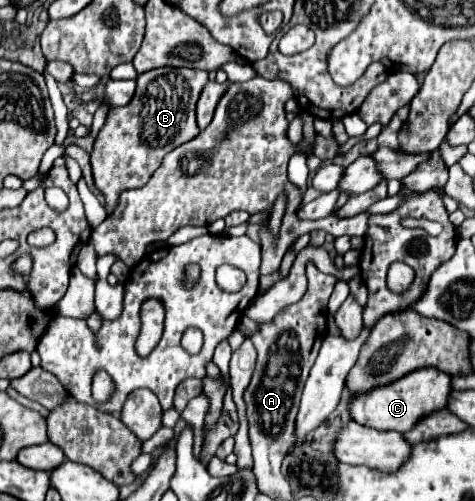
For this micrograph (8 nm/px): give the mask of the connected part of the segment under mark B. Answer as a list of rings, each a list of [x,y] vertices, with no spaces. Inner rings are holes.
[[[162,67],[138,75],[136,81],[138,87],[132,101],[124,107],[110,109],[90,155],[96,187],[106,195],[106,211],[114,209],[120,191],[144,187],[166,153],[200,133],[196,123],[196,103],[208,83],[206,71]]]

